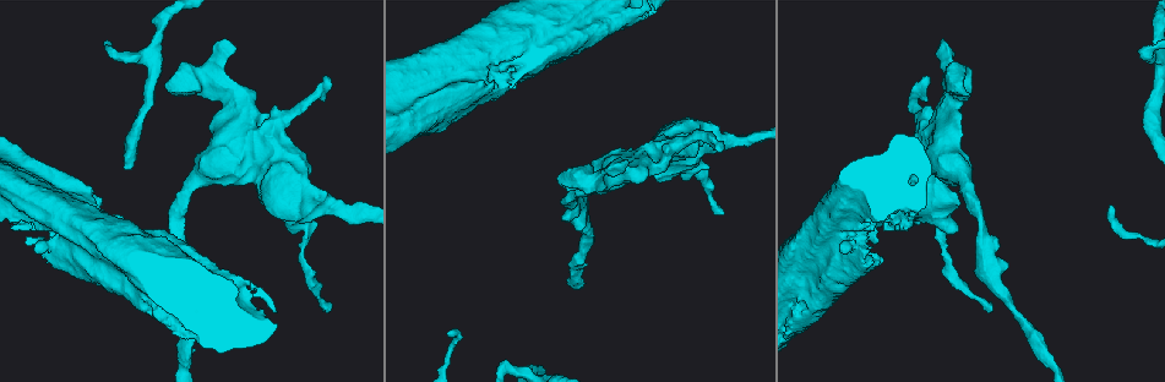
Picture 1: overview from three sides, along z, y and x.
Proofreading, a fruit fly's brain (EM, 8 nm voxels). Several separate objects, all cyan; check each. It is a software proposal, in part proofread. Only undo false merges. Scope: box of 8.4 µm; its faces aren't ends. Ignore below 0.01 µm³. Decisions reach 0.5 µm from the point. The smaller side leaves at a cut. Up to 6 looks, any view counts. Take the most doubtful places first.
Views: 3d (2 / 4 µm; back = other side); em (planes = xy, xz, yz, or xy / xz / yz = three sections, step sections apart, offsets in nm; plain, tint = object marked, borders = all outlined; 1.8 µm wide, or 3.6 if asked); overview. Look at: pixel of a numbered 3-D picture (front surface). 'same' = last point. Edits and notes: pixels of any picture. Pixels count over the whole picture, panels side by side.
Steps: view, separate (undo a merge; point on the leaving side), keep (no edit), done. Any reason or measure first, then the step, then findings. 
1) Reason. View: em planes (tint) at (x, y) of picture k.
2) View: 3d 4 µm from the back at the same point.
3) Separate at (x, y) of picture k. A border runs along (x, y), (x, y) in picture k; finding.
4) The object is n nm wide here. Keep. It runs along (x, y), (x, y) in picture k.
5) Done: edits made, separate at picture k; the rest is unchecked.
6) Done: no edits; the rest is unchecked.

Sudden change in width. View: em planes (borders) at (94, 263) of picture 1.

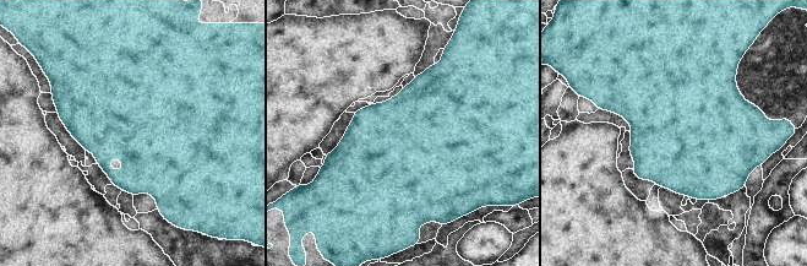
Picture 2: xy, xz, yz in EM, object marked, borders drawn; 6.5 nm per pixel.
Keep. Continuous, no second neuron.

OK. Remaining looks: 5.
Abrupt turn. View: em 3.6 µm planes (tint) at (199, 83) of picture 1.

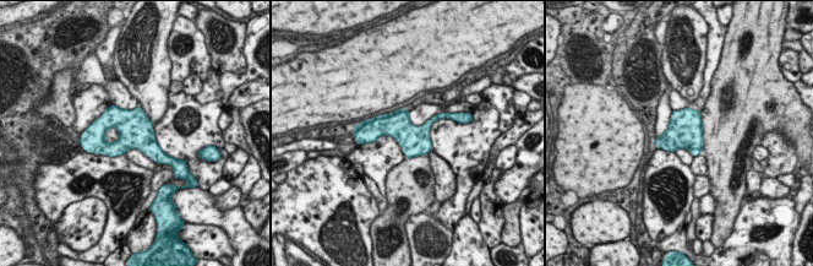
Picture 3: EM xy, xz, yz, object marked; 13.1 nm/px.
Keep. All the same neuron.

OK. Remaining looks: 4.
Calibre changes. View: em 3.6 µm planes (borders) at (929, 180) of picture 1.

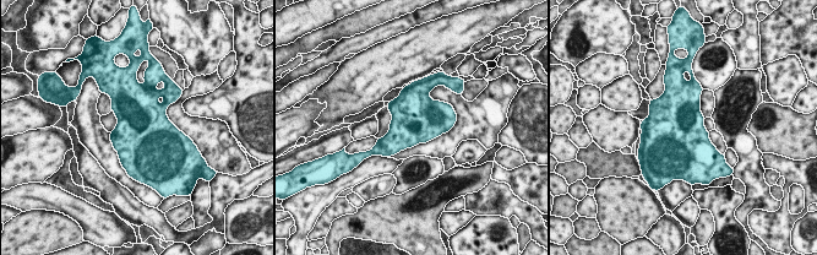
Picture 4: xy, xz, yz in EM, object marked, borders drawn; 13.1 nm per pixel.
The object is 650 nm wide here. Keep. All the same neuron.

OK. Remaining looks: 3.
Done: no edits; the rest is unchecked.

